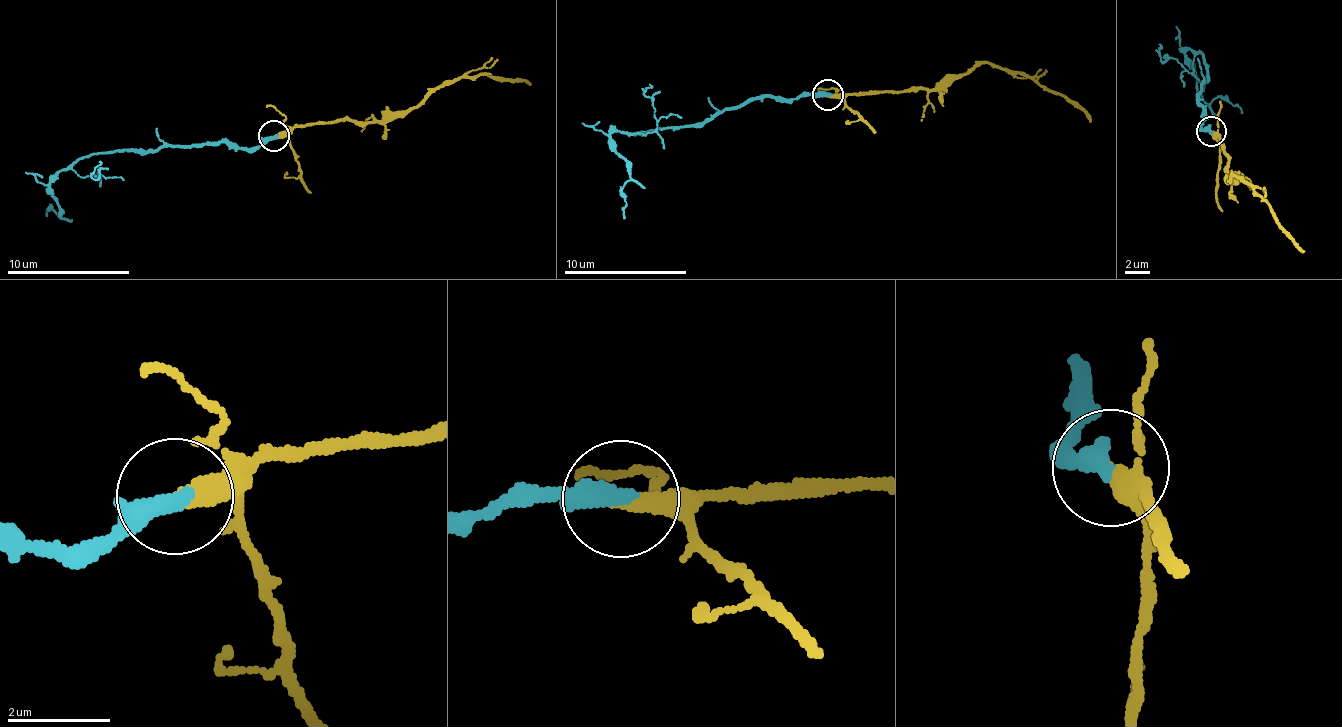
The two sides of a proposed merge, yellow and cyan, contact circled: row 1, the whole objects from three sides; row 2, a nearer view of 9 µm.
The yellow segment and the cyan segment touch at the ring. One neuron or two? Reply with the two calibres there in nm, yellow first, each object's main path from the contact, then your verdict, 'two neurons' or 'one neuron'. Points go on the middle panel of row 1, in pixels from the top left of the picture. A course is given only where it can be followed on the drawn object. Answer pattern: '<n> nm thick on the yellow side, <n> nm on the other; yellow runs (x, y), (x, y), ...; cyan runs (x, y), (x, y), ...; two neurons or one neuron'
360 nm thick on the yellow side, 400 nm on the other; yellow runs (828, 95), (947, 86), (982, 64), (991, 64), (1033, 75), (1044, 87), (1069, 98), (1090, 122); cyan runs (828, 95), (746, 100), (702, 122), (616, 131), (613, 142), (626, 163), (628, 180), (624, 219); one neuron

